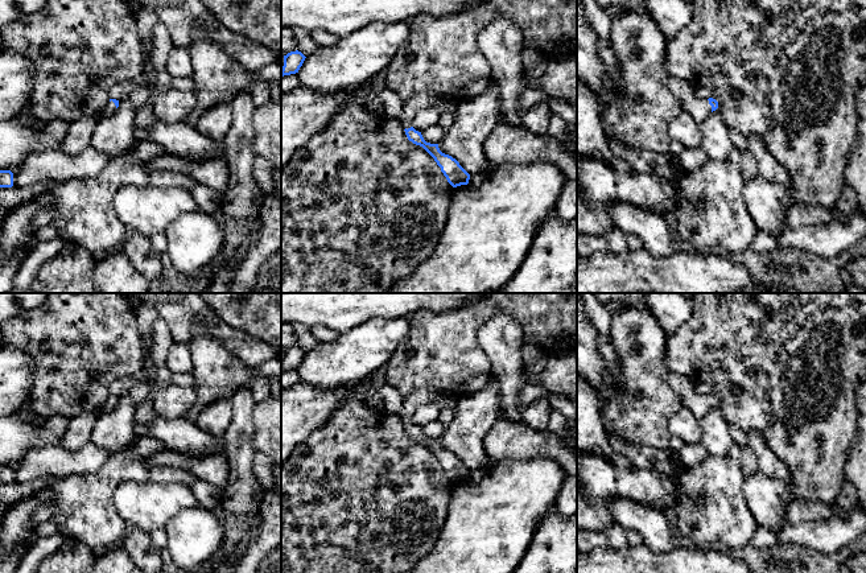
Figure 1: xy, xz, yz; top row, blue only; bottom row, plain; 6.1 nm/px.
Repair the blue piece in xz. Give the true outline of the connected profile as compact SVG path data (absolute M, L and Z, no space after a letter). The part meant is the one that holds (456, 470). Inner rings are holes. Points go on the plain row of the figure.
M413 422L408 425L405 424L404 426L409 437L422 442L434 454L448 478L453 483L469 479L470 470L459 461L455 454L442 449L438 444L438 440L426 438L421 428L416 426Z

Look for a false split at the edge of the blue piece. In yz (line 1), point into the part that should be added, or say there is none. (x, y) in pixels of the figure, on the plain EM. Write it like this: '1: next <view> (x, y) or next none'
1: next none

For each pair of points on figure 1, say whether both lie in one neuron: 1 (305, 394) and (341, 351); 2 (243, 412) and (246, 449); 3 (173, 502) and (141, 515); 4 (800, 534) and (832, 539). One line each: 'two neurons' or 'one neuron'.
1: two neurons
2: one neuron
3: one neuron
4: one neuron

